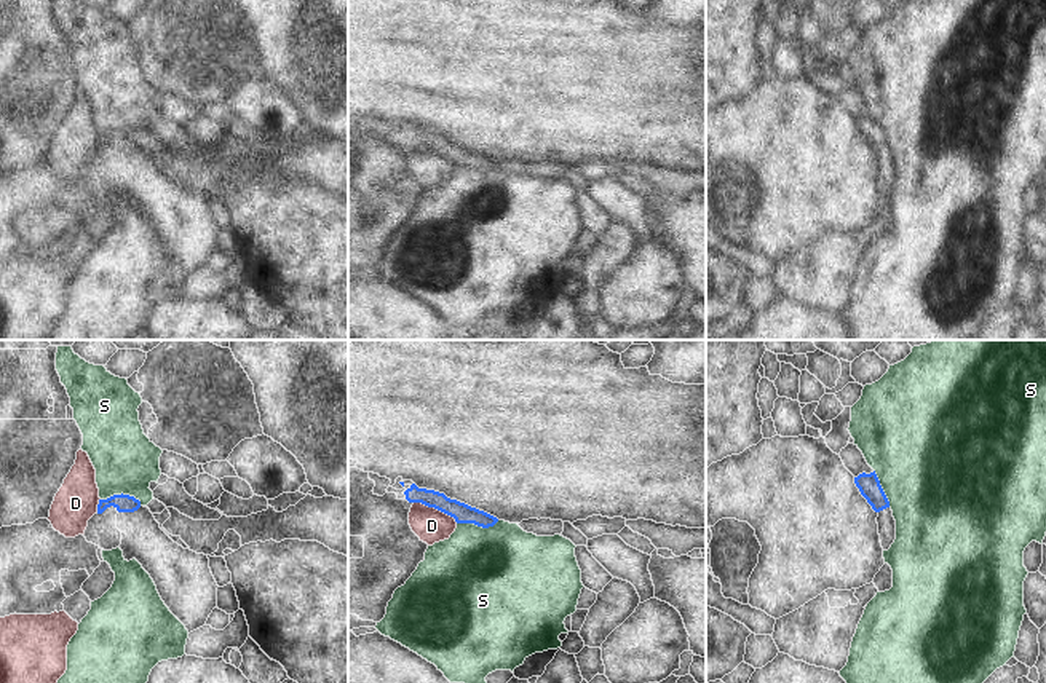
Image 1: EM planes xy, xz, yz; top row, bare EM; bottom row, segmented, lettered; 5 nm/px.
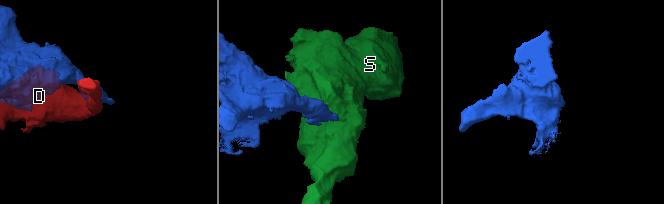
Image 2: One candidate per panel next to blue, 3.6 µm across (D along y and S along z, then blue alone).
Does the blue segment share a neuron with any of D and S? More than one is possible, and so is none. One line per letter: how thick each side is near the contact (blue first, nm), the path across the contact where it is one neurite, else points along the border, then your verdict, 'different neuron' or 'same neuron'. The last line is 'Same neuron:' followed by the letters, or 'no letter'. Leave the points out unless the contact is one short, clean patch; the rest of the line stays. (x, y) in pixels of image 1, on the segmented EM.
D: 100 nm thick on the blue side, 170 nm on the other; border along xz (414, 501), (433, 506), (457, 522); different neuron
S: 90 nm thick on the blue side, 320 nm on the other; border along xy (101, 500), (110, 495), (128, 493), (141, 505); different neuron
Same neuron: no letter

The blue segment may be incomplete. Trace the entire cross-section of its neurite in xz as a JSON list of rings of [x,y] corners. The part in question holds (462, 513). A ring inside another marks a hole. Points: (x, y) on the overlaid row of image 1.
[[[412,484],[406,492],[406,499],[409,503],[422,503],[428,507],[434,507],[450,517],[455,519],[457,523],[474,523],[482,528],[493,527],[498,519],[479,511],[476,507],[471,507],[465,503],[460,503],[457,499],[447,498],[444,493],[418,488],[415,484]]]

